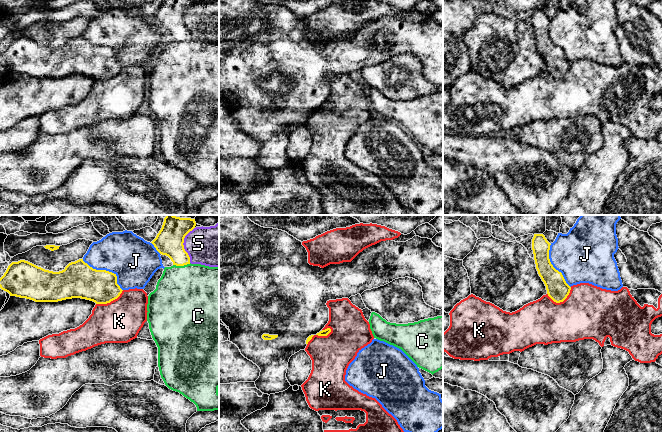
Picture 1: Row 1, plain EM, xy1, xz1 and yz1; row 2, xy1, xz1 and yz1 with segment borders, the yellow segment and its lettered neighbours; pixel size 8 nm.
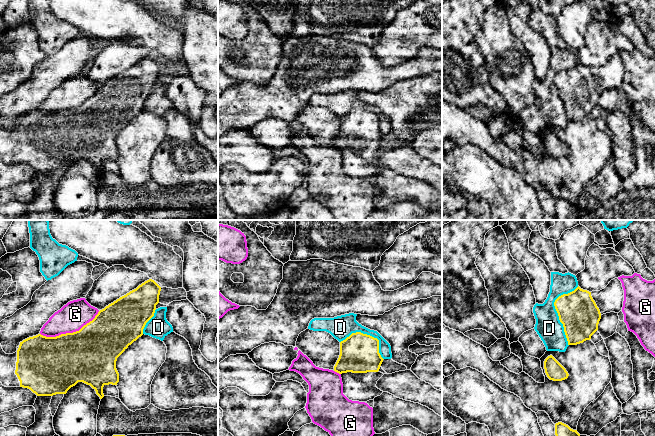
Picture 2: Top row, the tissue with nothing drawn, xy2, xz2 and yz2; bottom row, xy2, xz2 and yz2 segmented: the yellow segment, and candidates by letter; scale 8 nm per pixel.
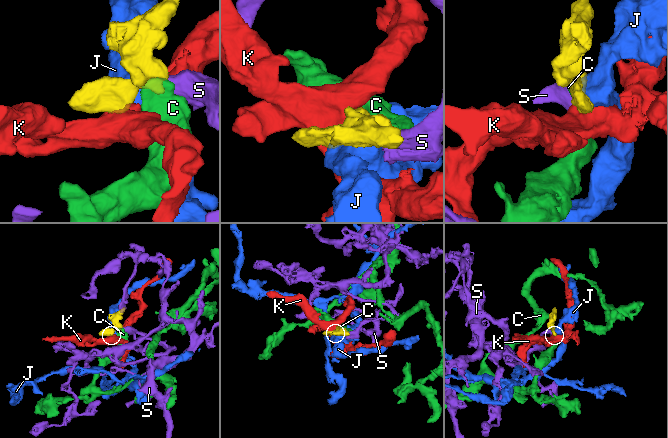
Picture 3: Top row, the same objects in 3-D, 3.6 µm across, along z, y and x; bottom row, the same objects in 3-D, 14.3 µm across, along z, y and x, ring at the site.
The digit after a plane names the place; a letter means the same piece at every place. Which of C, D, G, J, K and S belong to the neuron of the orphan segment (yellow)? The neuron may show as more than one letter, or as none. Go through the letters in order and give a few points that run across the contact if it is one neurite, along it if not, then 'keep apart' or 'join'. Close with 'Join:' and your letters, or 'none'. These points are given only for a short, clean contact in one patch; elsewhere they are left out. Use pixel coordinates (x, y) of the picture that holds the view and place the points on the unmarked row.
C: keep apart
D: keep apart
G: keep apart
J: keep apart
K: line yz1 (571, 63), (568, 71), (562, 77), (554, 78), (547, 71); keep apart
S: line xy1 (194, 3), (185, 12), (183, 19), (189, 38); keep apart
Join: none

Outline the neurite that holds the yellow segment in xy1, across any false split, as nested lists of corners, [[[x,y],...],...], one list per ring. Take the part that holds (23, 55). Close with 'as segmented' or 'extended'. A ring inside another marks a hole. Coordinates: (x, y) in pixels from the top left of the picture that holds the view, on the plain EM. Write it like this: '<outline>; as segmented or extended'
[[[83,35],[69,39],[64,46],[53,48],[38,43],[28,37],[12,38],[4,51],[0,54],[0,64],[20,74],[35,78],[58,78],[66,75],[81,74],[107,80],[117,75],[122,65],[117,60],[116,50],[106,46],[96,46],[90,43]]]; as segmented

